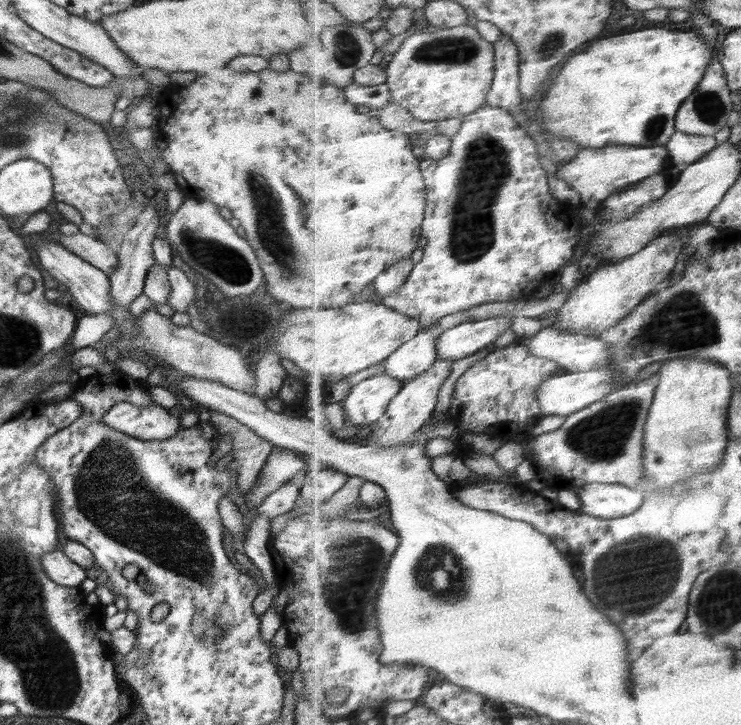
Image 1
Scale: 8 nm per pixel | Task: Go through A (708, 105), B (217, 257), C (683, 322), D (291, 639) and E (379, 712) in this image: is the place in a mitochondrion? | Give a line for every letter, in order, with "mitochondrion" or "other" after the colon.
A: mitochondrion
B: mitochondrion
C: mitochondrion
D: other
E: other

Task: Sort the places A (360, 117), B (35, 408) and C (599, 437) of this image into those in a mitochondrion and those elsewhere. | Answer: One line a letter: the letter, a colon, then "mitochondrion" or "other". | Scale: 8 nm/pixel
A: other
B: other
C: mitochondrion

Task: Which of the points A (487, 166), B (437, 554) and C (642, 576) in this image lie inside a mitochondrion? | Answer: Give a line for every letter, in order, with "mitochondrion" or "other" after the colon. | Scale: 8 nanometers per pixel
A: mitochondrion
B: mitochondrion
C: mitochondrion

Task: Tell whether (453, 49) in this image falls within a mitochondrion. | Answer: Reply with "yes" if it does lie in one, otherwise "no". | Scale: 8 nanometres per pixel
yes

